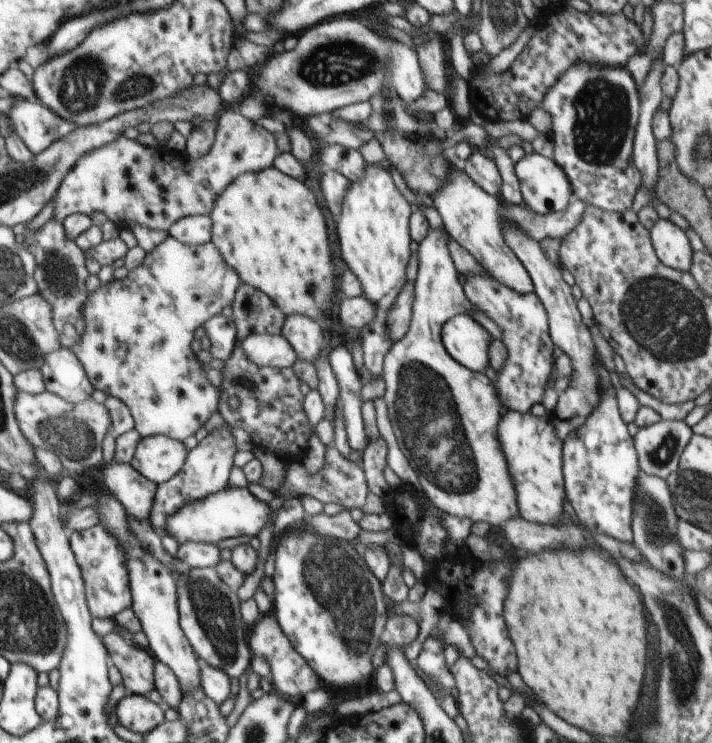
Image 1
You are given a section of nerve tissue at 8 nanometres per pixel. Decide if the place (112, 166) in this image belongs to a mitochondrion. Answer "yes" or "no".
no

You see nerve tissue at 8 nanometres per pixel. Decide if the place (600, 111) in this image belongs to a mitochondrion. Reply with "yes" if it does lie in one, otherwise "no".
yes

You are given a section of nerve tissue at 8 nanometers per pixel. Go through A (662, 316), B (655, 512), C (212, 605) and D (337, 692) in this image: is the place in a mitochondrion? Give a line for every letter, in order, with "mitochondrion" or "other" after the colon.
A: mitochondrion
B: mitochondrion
C: mitochondrion
D: other

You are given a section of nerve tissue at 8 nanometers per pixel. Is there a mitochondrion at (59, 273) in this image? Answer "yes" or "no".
yes

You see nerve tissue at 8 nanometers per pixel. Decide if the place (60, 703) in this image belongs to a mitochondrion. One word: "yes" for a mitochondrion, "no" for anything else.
no

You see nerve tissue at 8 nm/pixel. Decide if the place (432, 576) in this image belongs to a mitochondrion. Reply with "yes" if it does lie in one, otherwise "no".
no

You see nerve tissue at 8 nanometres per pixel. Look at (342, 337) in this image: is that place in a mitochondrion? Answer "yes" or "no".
no

